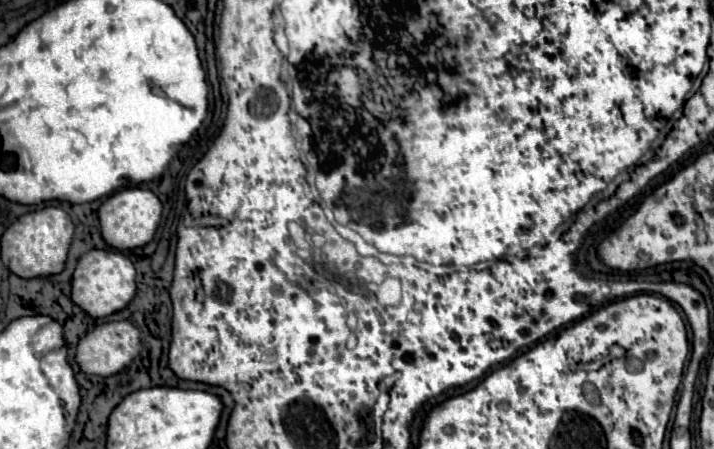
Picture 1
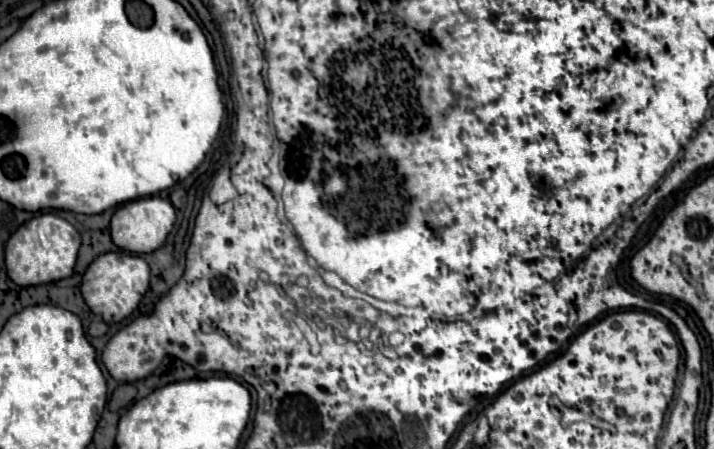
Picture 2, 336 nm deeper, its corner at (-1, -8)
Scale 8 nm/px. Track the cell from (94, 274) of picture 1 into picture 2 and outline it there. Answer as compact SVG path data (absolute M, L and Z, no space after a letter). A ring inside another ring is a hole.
M108 252L100 254L88 266L86 274L82 276L80 290L88 308L96 316L100 316L104 322L122 322L140 304L142 296L148 290L148 282L150 282L150 268L140 256L128 252Z

